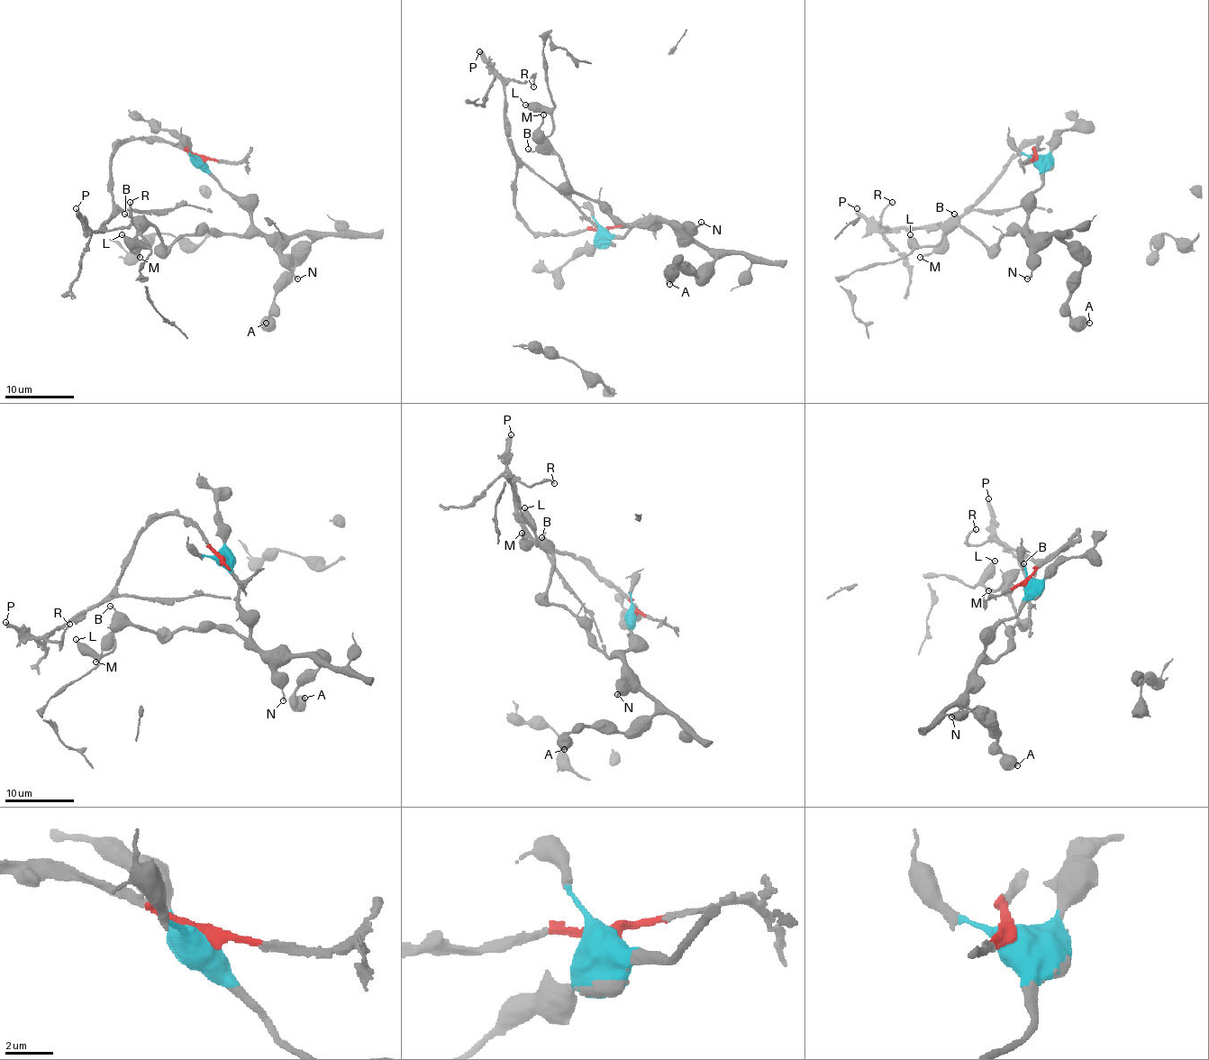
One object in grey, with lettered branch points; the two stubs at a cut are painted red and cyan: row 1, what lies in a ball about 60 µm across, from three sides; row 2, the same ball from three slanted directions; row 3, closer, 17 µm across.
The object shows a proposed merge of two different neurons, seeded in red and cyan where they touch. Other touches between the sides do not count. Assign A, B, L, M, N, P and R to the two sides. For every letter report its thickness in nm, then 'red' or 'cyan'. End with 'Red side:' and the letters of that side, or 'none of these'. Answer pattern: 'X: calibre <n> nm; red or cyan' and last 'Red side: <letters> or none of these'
A: calibre 360 nm; cyan
B: calibre 100 nm; cyan
L: calibre 320 nm; cyan
M: calibre 140 nm; cyan
N: calibre 140 nm; cyan
P: calibre 360 nm; red
R: calibre 120 nm; red
Red side: P, R

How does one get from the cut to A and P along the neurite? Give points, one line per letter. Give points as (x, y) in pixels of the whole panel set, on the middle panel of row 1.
A: (604, 230), (622, 237), (636, 223), (664, 222), (678, 227), (714, 256), (699, 277), (675, 263), (669, 284)
P: (604, 230), (536, 233), (514, 207), (516, 158), (510, 143), (504, 112), (504, 86), (480, 51)

